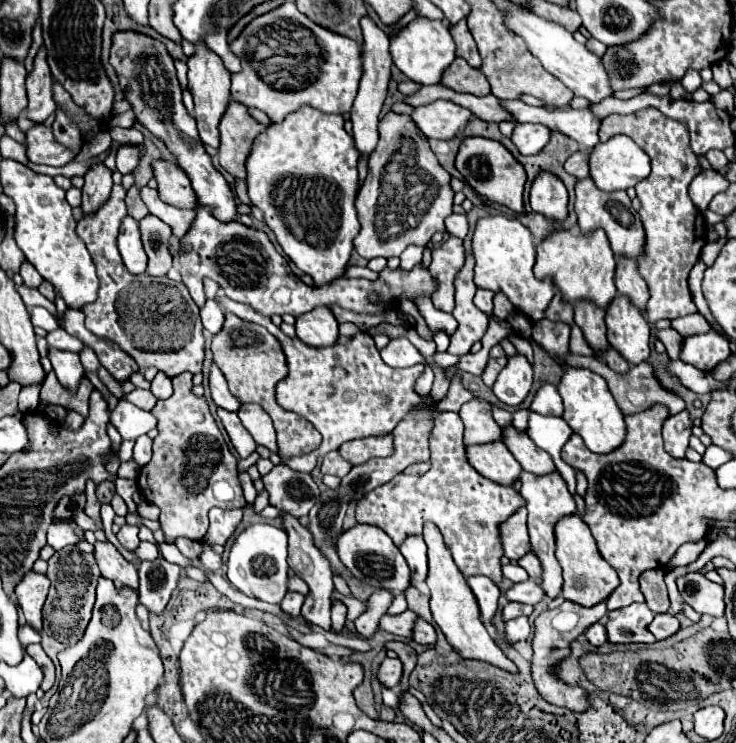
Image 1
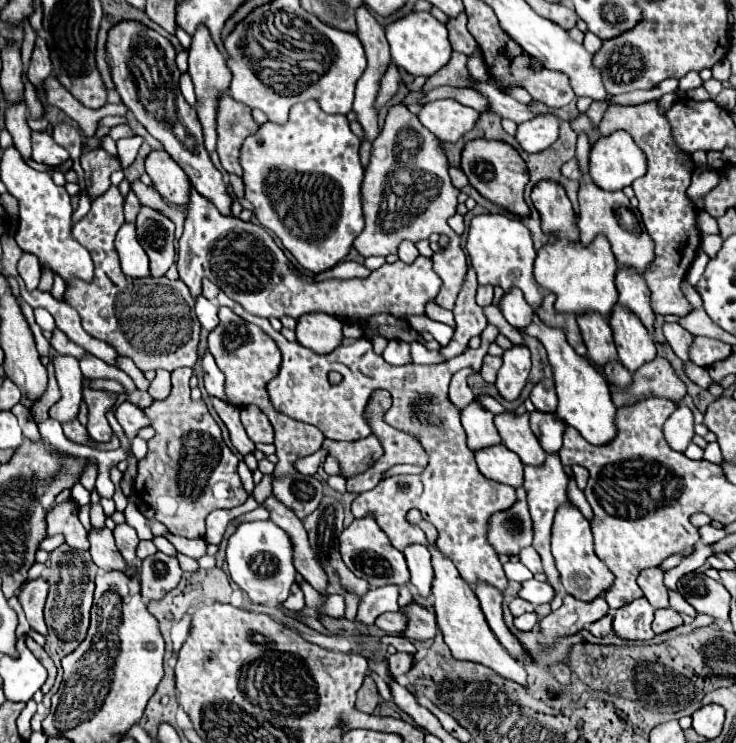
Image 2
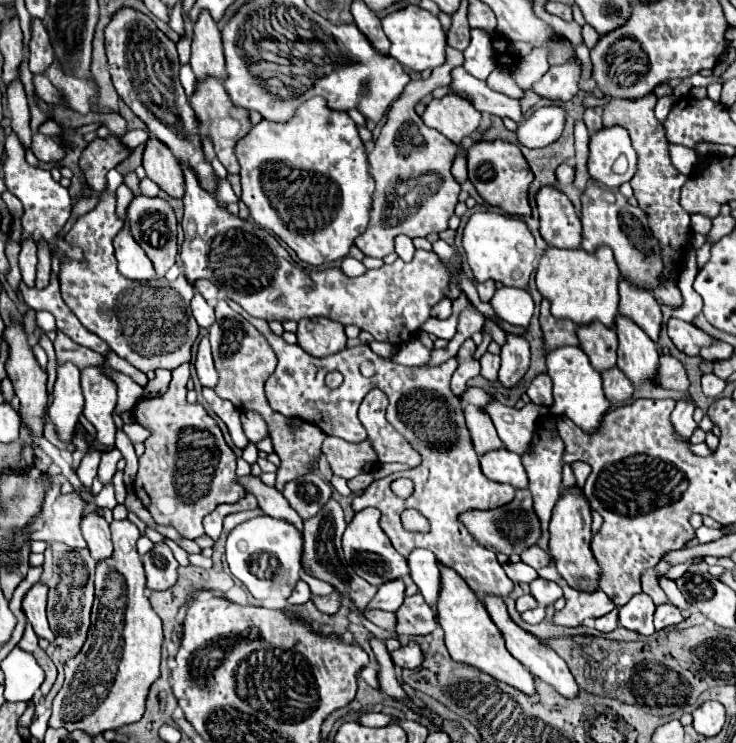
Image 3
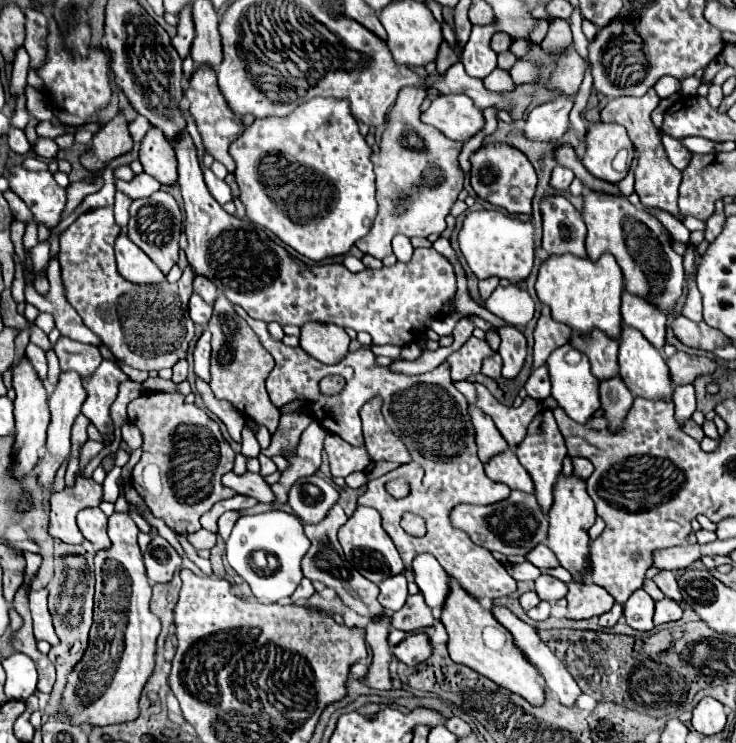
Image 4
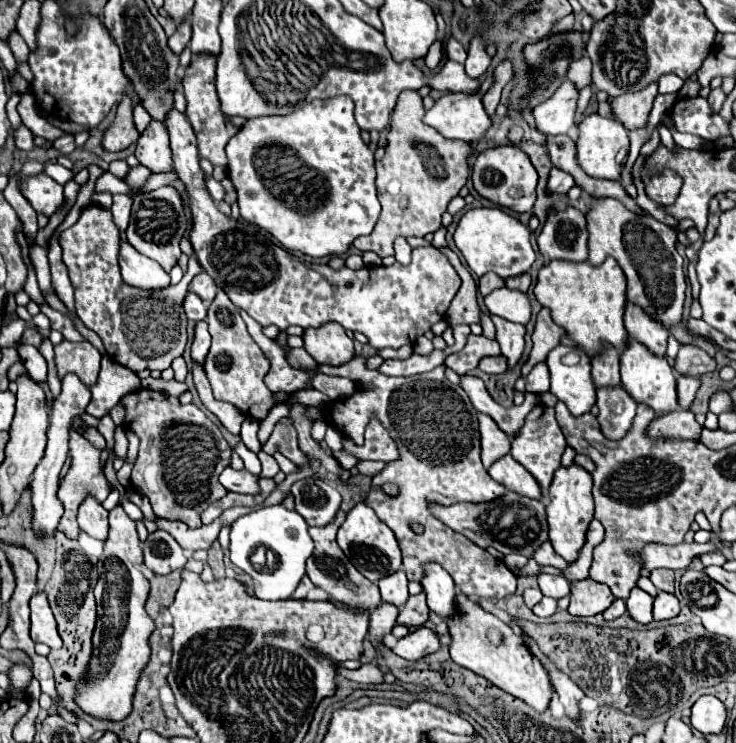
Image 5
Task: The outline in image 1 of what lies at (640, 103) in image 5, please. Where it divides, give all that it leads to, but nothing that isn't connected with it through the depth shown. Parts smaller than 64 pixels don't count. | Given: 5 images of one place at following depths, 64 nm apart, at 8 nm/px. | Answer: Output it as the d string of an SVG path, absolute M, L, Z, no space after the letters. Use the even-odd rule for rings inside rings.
M640 110L628 116L608 116L600 126L600 142L612 136L624 134L632 138L652 160L652 172L644 182L636 184L638 198L642 202L640 218L646 232L644 254L638 260L638 270L648 282L650 300L646 302L644 314L650 324L658 320L674 320L686 314L698 312L692 302L688 288L688 274L698 262L702 246L706 244L706 220L688 196L688 186L694 176L702 172L698 156L692 152L688 142L688 126L672 120L658 110Z

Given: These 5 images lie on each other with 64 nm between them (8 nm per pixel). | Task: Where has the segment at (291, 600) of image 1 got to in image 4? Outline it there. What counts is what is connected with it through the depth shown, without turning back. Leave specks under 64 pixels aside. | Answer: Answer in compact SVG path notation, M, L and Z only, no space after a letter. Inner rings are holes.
M302 578L302 582L298 584L298 590L290 596L290 600L292 600L294 604L302 604L302 602L304 602L304 600L308 600L312 594L314 594L312 582L310 582L308 578Z

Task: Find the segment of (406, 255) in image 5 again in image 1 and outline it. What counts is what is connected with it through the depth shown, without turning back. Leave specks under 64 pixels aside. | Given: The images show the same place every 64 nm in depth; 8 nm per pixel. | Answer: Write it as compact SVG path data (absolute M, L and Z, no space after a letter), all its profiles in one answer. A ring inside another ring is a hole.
M408 246L408 248L400 254L400 268L402 268L402 270L412 270L416 264L422 262L422 252L424 252L423 247Z

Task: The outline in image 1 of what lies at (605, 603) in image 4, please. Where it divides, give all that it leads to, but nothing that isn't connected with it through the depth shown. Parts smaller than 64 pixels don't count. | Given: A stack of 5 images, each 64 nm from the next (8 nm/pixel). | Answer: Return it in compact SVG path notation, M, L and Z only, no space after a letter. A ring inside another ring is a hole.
M564 602L562 606L558 606L556 610L546 610L542 612L536 620L534 620L534 638L532 638L532 680L534 686L538 690L538 694L554 704L554 706L562 706L568 708L572 712L586 712L590 708L590 700L588 700L588 692L582 686L568 686L566 682L562 682L560 678L554 676L554 668L570 656L570 644L584 634L584 630L596 622L600 622L604 616L608 614L606 604L602 602L600 606L592 606L592 608L584 608L584 606L576 606L574 602Z

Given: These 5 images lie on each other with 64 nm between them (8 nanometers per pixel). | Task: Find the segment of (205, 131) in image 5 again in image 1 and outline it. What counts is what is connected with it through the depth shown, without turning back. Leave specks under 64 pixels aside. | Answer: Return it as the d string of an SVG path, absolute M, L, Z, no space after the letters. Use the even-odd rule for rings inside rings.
M230 102L220 122L220 166L234 178L246 178L246 158L252 150L252 138L266 128L266 124L260 124L248 114L244 104Z

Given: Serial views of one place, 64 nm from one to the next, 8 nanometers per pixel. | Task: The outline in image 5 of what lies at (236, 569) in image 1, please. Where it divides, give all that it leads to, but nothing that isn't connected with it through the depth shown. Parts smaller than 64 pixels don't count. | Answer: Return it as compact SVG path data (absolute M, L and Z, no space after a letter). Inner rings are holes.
M278 504L278 506L262 508L262 510L256 510L256 512L250 512L250 514L238 518L232 524L228 550L230 550L230 562L234 566L238 566L242 572L246 572L248 576L252 576L256 598L260 598L260 600L288 600L292 596L292 592L296 590L296 586L300 584L302 576L306 574L304 562L308 560L308 554L312 554L312 546L314 546L314 542L308 534L308 524L304 522L304 518L298 512L292 512L292 510L284 508L282 504ZM258 546L264 546L274 552L274 556L276 556L274 570L260 572L250 564L250 554Z

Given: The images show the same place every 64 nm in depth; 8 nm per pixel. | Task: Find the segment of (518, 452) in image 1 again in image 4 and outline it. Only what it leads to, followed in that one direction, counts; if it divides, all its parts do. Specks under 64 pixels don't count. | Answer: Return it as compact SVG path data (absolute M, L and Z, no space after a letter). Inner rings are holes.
M476 384L476 390L478 390L476 406L494 420L498 432L508 442L508 446L514 450L526 438L526 430L532 418L538 412L542 412L544 406L540 402L534 402L534 398L526 398L520 408L504 406L488 392L486 386Z

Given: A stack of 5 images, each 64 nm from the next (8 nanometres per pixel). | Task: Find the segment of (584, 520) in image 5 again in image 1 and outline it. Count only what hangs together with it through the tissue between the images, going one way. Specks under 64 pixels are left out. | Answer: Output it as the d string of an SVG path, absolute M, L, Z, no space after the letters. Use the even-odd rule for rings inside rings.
M574 514L572 518L562 518L556 524L556 558L564 574L564 592L562 592L564 598L580 606L588 608L606 602L620 582L616 570L600 556L592 532L578 514Z

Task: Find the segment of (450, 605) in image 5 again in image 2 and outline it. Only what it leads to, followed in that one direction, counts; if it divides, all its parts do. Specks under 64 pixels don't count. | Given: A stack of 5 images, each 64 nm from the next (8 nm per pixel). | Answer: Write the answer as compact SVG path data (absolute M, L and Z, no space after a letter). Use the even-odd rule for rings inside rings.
M410 544L404 550L408 568L410 568L410 582L418 588L422 596L430 596L430 586L432 586L432 564L428 558L428 548L422 544Z

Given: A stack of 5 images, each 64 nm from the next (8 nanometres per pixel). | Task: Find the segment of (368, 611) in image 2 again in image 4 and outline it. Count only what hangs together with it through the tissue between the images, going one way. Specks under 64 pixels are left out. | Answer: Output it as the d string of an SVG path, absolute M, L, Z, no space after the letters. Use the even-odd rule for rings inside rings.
M404 574L386 578L384 582L380 582L380 594L378 594L378 602L386 608L386 610L400 610L404 606L408 598L408 590L406 590L406 578Z

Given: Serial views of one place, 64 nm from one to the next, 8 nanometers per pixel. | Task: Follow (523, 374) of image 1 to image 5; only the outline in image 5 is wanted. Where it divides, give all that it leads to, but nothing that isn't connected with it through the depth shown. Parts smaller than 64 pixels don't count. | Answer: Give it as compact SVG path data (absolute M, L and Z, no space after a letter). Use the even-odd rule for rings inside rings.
M492 316L492 322L496 326L496 340L500 344L502 356L508 362L508 370L512 370L518 364L518 360L522 358L526 330L522 324L514 324L514 322L508 322L498 316Z

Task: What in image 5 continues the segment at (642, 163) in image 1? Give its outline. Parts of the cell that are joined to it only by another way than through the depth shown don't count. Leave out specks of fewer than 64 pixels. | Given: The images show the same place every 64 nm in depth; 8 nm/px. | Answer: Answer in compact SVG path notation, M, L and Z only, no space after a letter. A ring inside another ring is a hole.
M598 114L586 116L580 122L578 130L580 130L580 138L576 142L576 150L578 150L578 162L584 168L584 172L594 176L594 178L620 180L629 153L628 130L624 130L624 126L620 126L620 122L616 122L612 118L602 118Z

